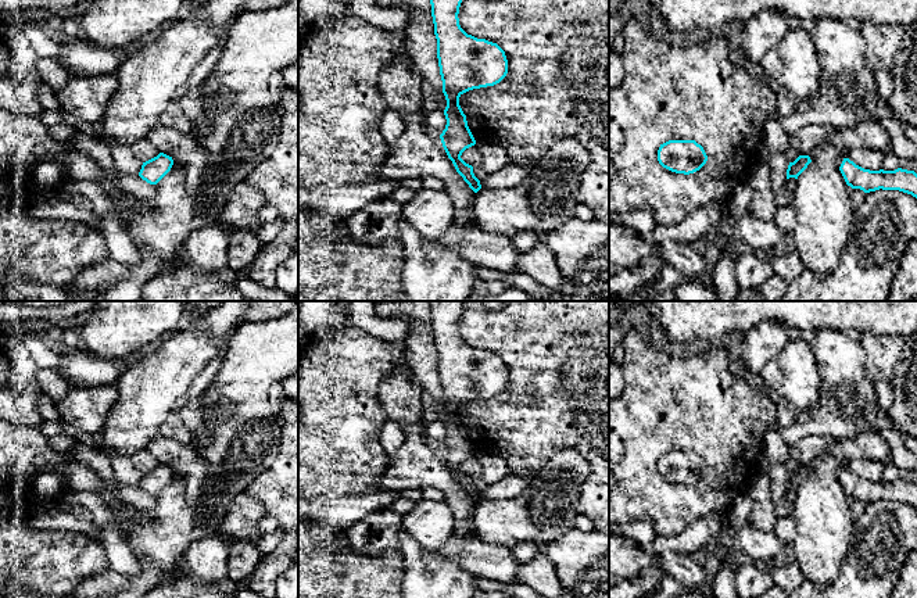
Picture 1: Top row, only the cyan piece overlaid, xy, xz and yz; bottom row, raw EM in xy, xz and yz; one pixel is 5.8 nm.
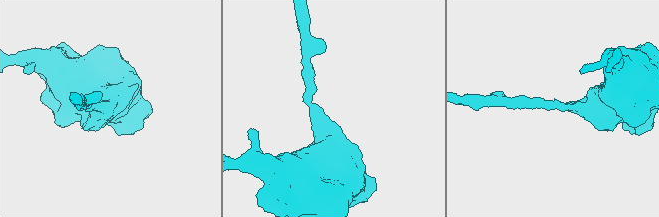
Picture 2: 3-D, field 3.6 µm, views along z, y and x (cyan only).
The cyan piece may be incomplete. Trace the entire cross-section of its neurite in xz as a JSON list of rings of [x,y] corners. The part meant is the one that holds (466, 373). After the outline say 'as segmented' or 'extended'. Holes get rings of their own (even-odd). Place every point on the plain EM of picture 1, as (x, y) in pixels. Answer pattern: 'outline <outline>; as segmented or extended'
outline [[[463,301],[427,302],[443,404],[447,411],[444,420],[447,436],[440,450],[456,483],[477,504],[481,499],[480,491],[474,487],[473,477],[461,469],[476,451],[459,416],[459,408],[469,401],[499,394],[508,384],[508,370],[497,354],[477,350],[461,339],[458,325]]]; as segmented

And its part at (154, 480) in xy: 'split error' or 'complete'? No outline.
complete

